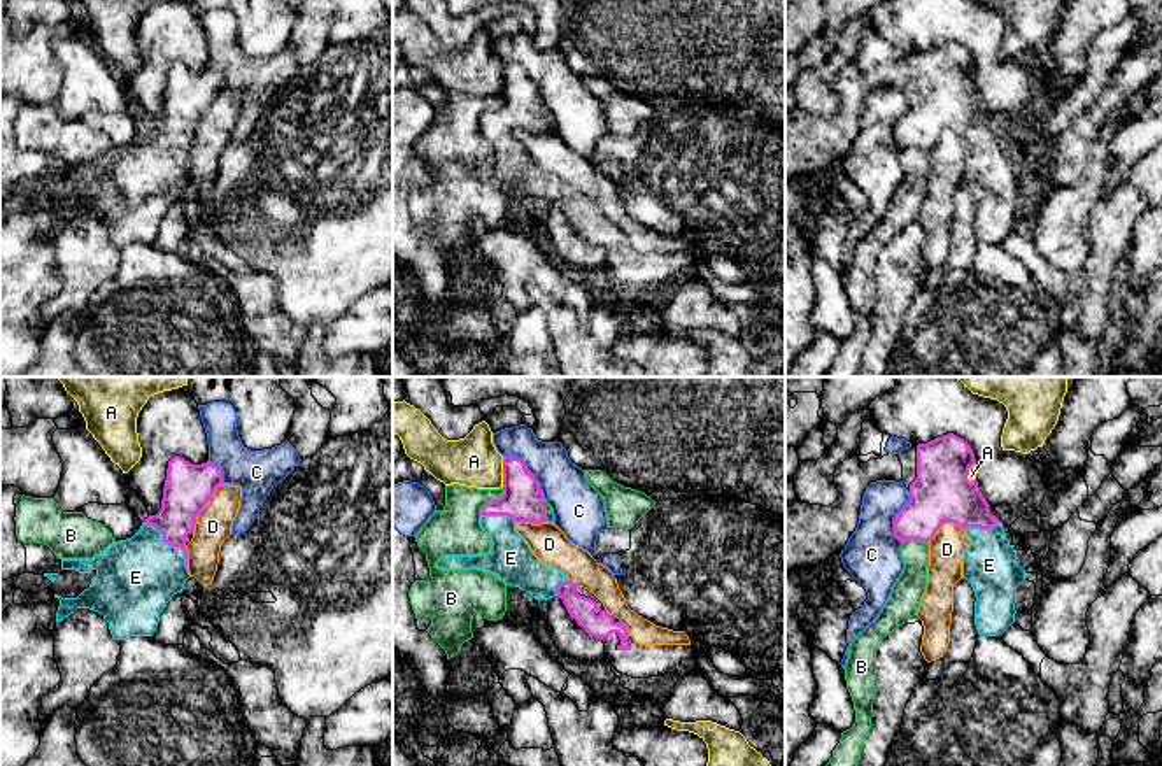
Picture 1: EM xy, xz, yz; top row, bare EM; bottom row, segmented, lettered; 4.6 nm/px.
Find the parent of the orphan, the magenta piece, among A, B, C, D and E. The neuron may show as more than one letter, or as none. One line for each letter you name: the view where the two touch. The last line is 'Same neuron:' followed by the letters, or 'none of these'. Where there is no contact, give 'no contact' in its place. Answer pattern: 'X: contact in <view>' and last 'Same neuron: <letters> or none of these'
E: contact in xy
Same neuron: E

